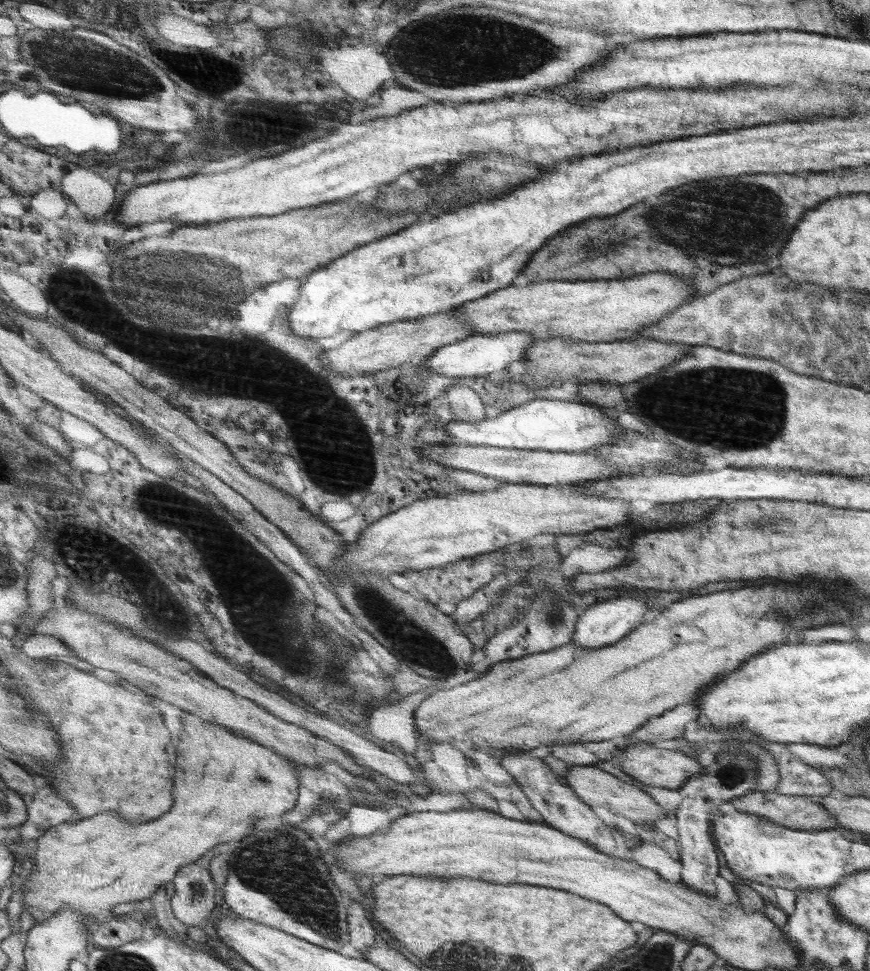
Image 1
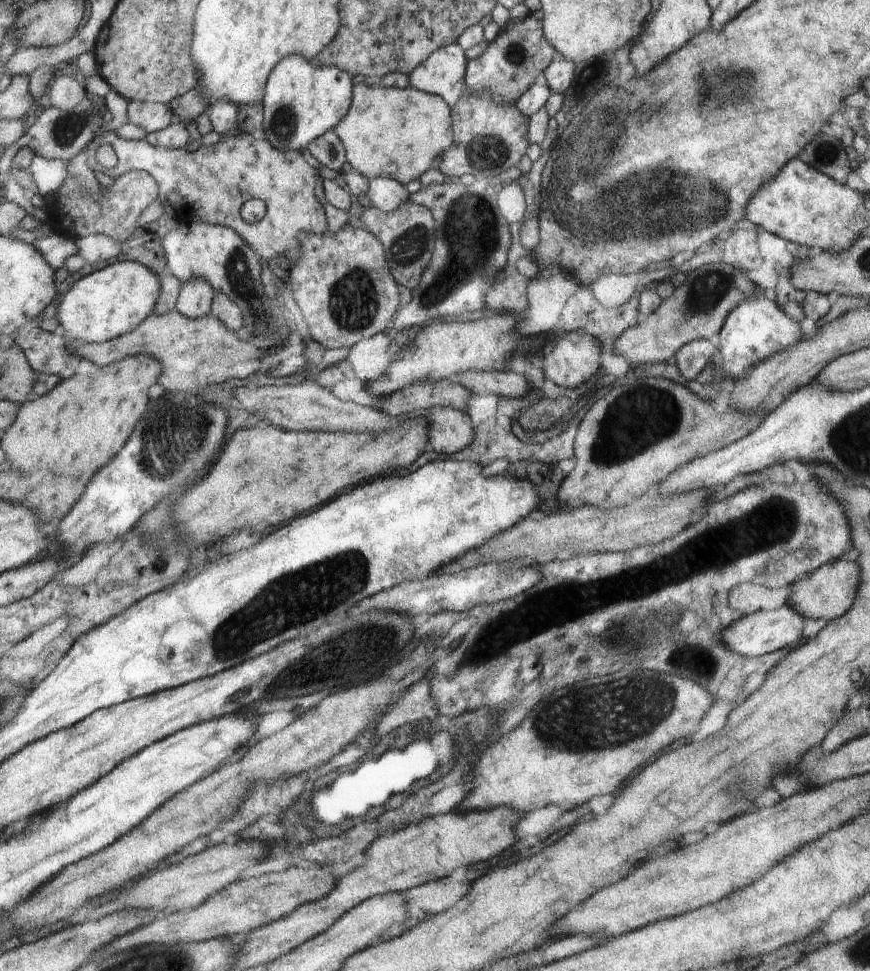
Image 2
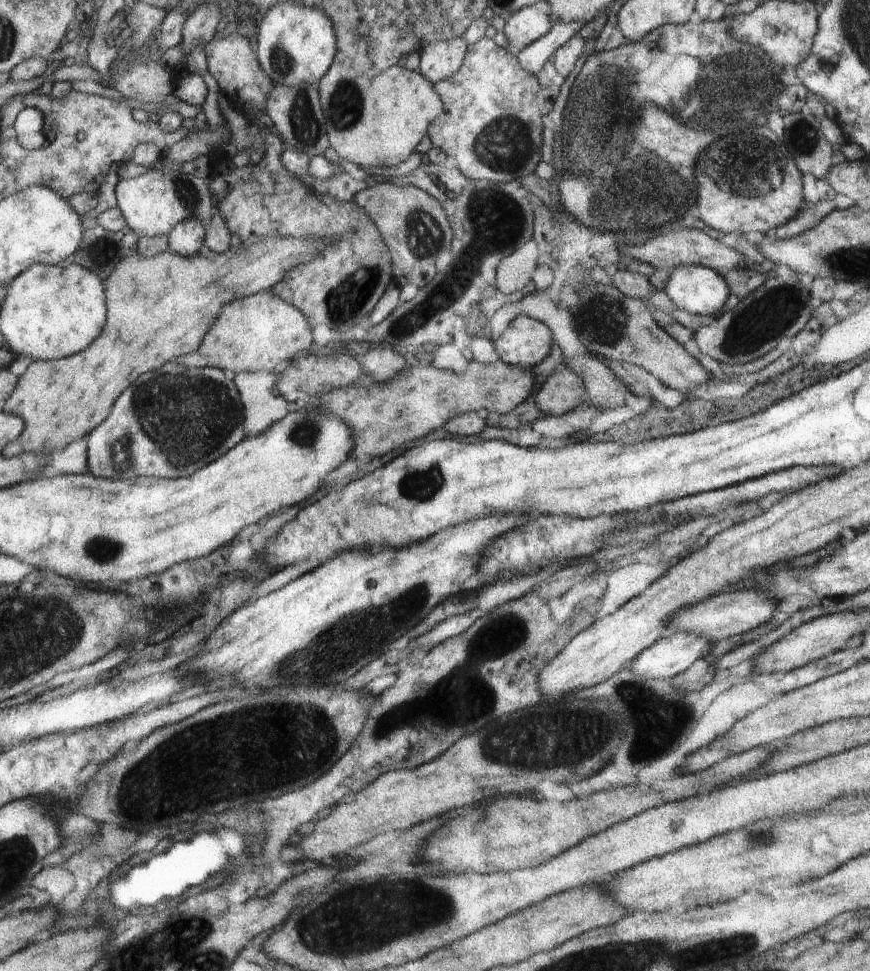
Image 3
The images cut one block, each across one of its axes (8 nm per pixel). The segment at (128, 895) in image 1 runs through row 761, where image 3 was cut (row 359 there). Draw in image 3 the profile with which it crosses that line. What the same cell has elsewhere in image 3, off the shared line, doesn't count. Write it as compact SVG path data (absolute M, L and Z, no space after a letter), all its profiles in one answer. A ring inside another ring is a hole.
M262 292L254 294L242 302L228 306L232 318L224 314L216 328L208 334L202 350L182 356L180 362L186 366L222 366L226 370L244 370L246 372L278 373L281 367L294 360L294 354L308 350L312 346L312 330L298 307L284 302L282 298Z

